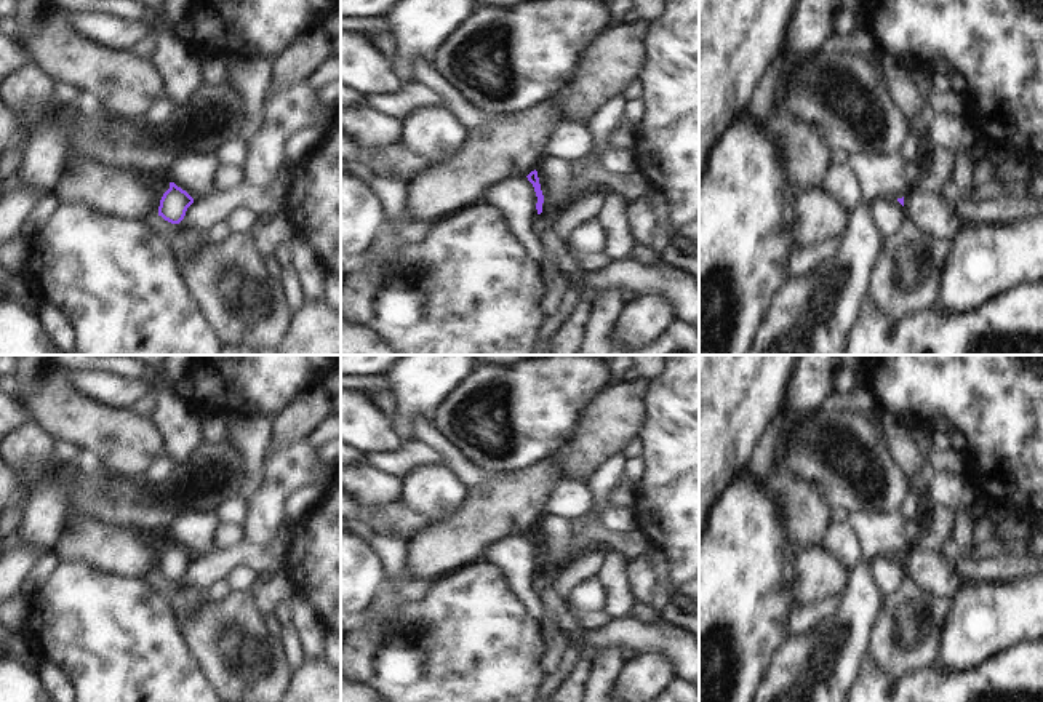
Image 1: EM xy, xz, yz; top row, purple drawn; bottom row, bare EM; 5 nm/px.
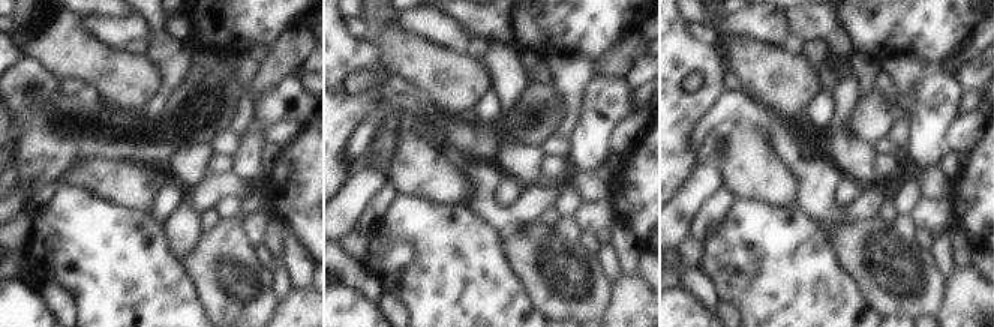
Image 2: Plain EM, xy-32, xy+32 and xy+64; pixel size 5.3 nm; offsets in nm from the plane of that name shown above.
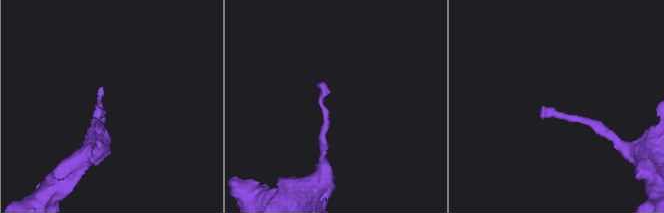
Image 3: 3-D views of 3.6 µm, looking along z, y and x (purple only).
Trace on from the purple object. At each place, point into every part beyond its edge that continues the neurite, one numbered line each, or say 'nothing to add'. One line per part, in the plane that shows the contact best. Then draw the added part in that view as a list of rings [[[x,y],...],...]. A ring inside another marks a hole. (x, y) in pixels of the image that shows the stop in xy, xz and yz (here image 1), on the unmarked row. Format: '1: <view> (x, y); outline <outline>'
nothing to add

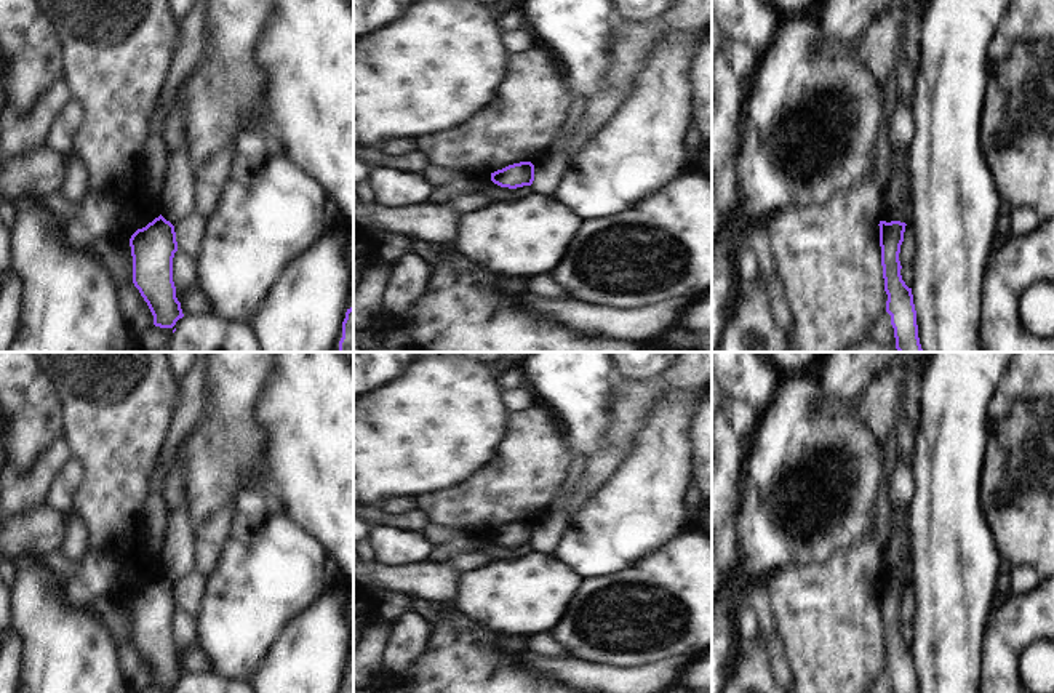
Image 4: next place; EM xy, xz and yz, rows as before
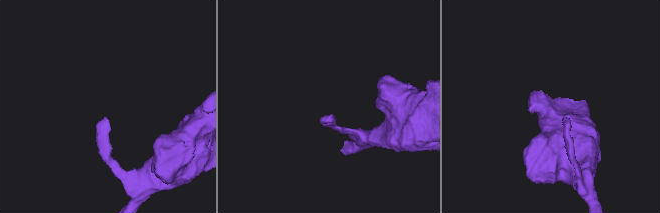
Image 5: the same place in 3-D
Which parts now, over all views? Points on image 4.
nothing to add

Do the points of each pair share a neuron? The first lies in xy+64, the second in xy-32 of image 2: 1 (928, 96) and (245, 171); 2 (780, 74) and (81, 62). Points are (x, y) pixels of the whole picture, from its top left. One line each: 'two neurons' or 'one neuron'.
1: one neuron
2: one neuron

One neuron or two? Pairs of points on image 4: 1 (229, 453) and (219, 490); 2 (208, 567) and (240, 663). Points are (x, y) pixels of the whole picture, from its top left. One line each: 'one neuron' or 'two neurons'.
1: one neuron
2: two neurons

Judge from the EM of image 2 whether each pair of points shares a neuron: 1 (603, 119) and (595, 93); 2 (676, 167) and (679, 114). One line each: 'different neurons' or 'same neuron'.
1: same neuron
2: same neuron

